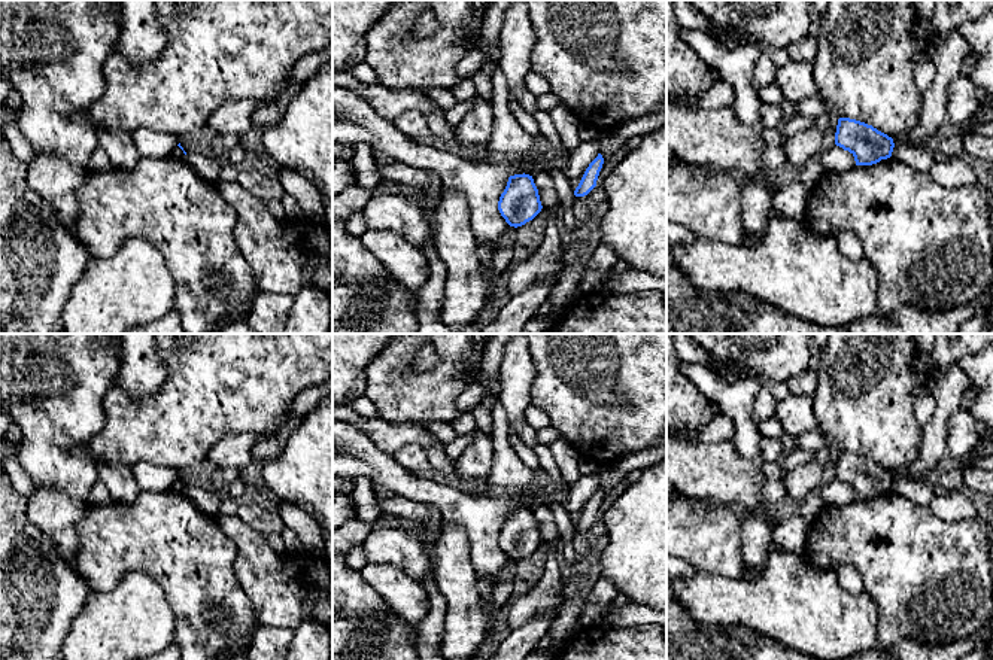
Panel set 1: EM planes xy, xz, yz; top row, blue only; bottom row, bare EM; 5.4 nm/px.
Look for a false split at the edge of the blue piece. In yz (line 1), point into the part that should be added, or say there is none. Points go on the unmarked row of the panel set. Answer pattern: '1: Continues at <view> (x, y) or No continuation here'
1: No continuation here

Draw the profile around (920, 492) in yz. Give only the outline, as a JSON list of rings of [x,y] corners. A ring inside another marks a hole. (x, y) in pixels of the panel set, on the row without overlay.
[[[895,480],[892,490],[898,495],[905,496],[917,505],[929,505],[935,496],[935,484],[924,480]]]

